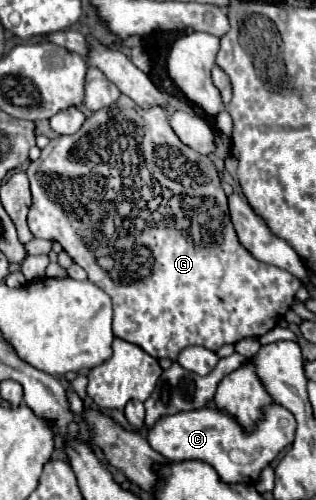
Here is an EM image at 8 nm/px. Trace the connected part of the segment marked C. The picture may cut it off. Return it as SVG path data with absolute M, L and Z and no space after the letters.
M270 402L262 408L262 418L256 422L252 432L246 432L240 422L218 410L216 406L184 410L172 416L162 416L146 434L148 444L166 456L170 462L184 460L202 460L214 466L218 478L226 484L254 484L260 472L286 448L294 442L296 420L294 416L276 402Z

